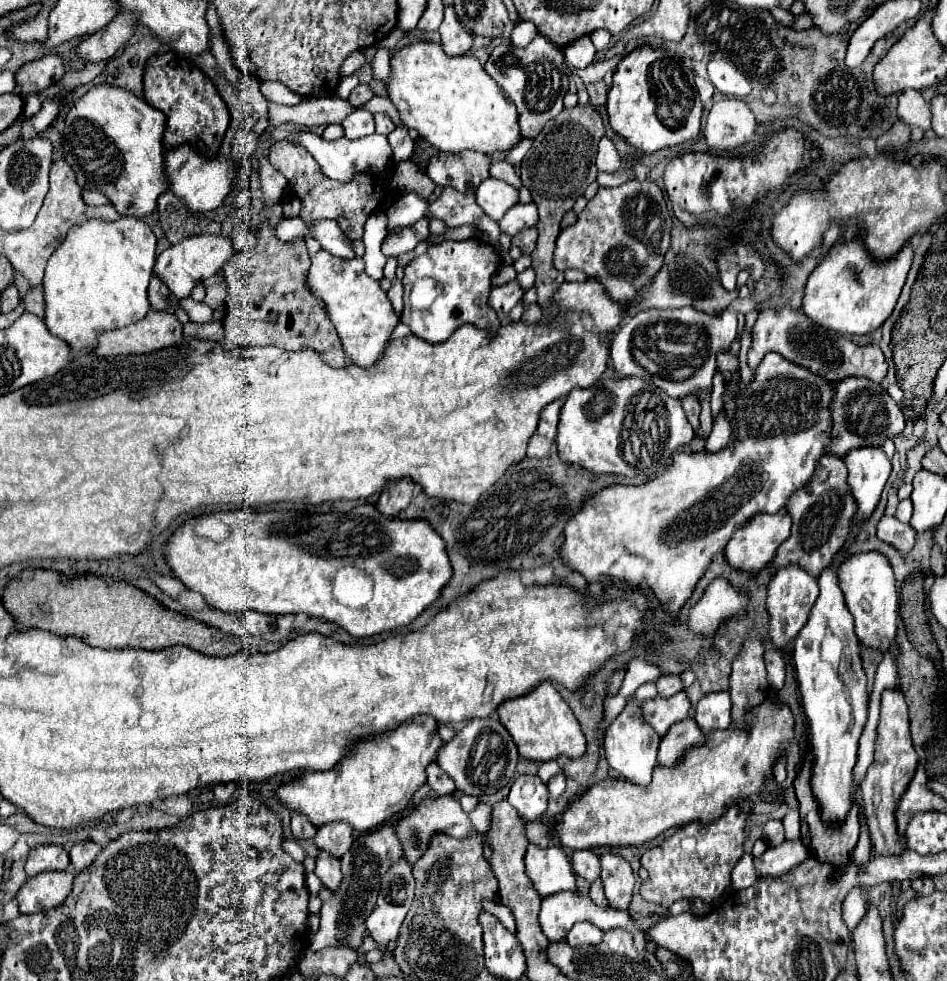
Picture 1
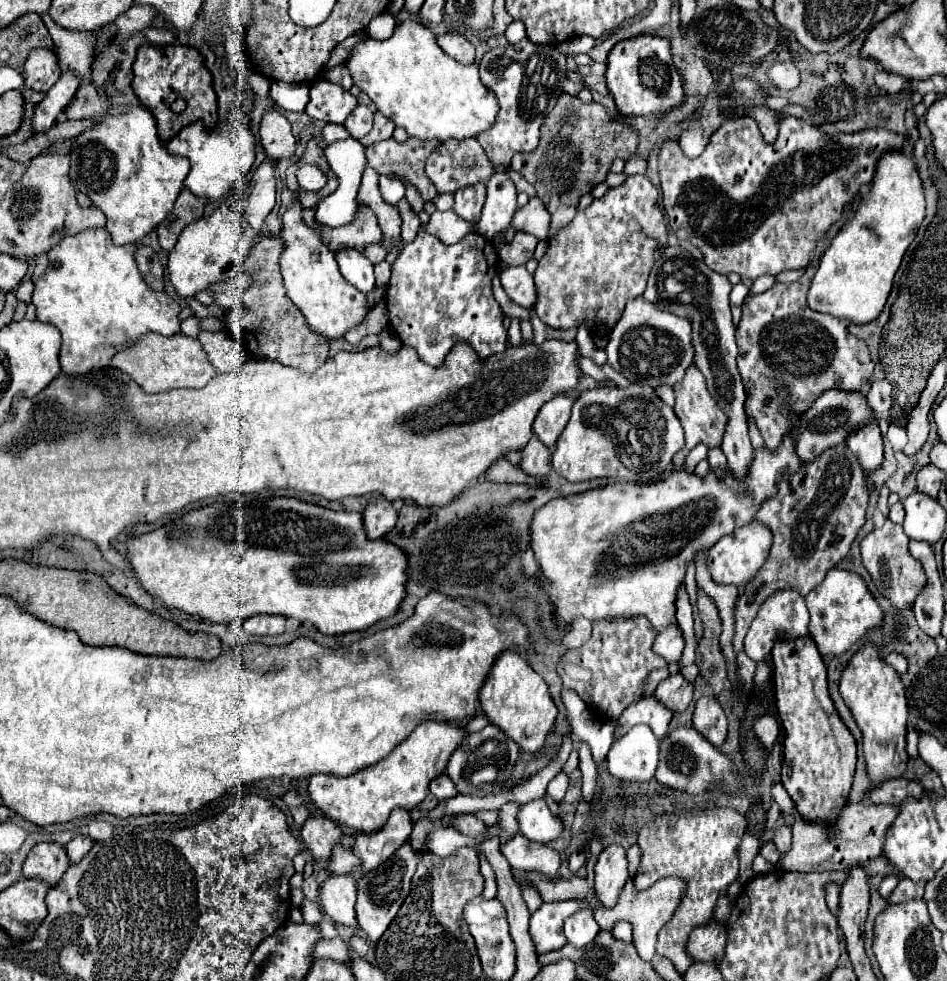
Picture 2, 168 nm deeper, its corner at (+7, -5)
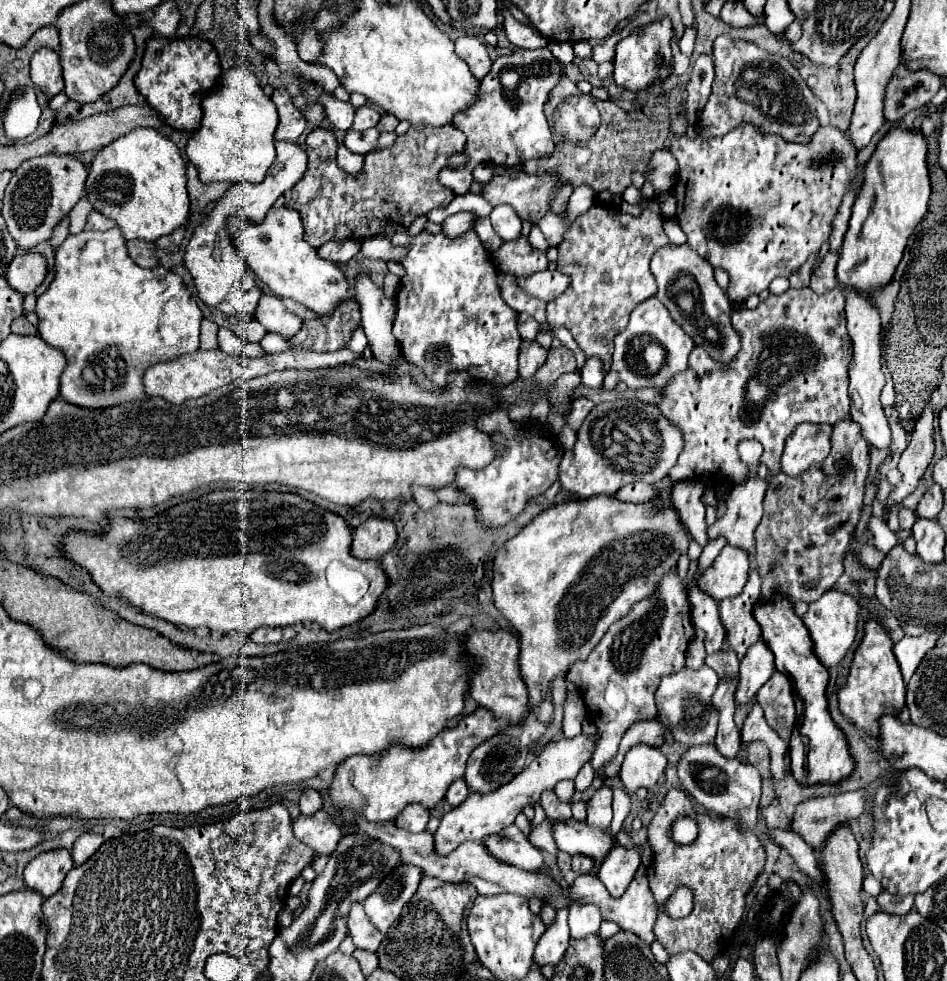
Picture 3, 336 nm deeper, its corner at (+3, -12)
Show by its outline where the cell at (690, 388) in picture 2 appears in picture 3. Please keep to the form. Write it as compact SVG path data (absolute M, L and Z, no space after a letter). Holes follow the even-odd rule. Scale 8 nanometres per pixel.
M788 288L786 292L774 296L770 294L754 310L744 306L732 312L732 326L740 334L742 348L736 358L724 368L726 372L714 372L714 360L704 352L704 348L694 346L688 368L674 376L664 388L662 398L656 402L664 418L668 418L684 436L684 448L678 456L678 462L670 468L670 478L678 480L698 480L708 476L716 484L738 484L748 476L748 468L742 464L736 450L742 440L758 440L764 446L760 464L766 464L770 472L780 470L780 456L784 450L786 438L794 432L798 424L836 424L844 420L850 410L848 398L848 364L852 358L852 342L846 332L844 316L844 290L834 288L826 294L816 294L810 288ZM750 380L758 380L766 394L764 398L746 398L746 386Z

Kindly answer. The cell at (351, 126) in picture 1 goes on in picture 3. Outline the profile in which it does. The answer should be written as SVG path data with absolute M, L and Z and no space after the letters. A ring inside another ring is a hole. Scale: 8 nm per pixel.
M364 104L360 108L356 108L356 118L354 118L354 124L352 124L352 130L366 130L366 128L372 128L376 126L380 120L380 112L374 110L374 106L370 104Z

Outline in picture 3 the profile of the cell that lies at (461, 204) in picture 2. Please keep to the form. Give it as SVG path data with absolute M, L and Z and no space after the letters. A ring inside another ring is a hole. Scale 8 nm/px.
M520 172L516 178L494 176L482 190L490 206L510 204L522 220L540 222L550 212L550 196L564 186L556 174Z

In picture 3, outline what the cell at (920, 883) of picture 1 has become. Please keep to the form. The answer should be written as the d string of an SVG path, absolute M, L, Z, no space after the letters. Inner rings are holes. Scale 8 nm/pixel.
M882 890L876 900L880 904L880 910L888 914L908 914L914 908L914 896L892 896L890 892Z

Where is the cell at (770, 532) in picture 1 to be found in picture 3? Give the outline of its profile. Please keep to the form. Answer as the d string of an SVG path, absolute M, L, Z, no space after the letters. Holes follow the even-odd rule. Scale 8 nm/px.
M726 544L712 566L698 576L698 588L710 594L716 602L732 598L742 592L748 580L750 560L740 548Z

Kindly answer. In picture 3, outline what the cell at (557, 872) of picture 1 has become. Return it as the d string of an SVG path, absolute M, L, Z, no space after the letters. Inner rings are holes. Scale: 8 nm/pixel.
M514 824L504 828L504 832L496 832L496 836L486 836L482 844L492 852L492 856L504 860L504 864L524 870L538 870L542 866L540 850L534 848Z

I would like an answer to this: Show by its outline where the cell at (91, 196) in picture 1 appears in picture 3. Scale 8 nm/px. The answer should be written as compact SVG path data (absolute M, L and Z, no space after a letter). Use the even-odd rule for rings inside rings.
M80 198L80 202L70 212L70 232L82 232L84 230L90 210L92 210L92 204L88 204L86 198Z

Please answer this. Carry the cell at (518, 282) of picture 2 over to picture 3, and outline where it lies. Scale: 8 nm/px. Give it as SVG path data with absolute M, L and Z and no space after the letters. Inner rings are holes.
M560 270L536 272L530 278L520 278L520 288L524 288L526 292L540 300L550 302L568 288L568 276L564 276Z

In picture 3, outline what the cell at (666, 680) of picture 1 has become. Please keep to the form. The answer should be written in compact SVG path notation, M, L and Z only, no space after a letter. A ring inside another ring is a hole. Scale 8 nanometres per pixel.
M702 666L700 670L680 670L672 676L662 676L660 686L656 690L656 706L658 706L658 720L668 726L666 730L674 736L676 742L680 742L686 748L692 748L696 744L708 744L714 742L716 738L716 728L718 728L718 716L716 710L712 708L712 694L718 686L718 674L710 666ZM700 704L700 714L690 718L688 716L688 706ZM712 710L712 716L710 716Z

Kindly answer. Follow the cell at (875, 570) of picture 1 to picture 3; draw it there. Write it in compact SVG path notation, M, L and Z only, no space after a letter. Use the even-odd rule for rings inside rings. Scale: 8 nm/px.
M828 590L824 596L820 596L820 600L812 602L808 612L802 616L802 622L808 628L812 638L812 652L826 668L834 668L852 646L856 636L858 612L860 612L860 606L852 596L842 594L838 590Z

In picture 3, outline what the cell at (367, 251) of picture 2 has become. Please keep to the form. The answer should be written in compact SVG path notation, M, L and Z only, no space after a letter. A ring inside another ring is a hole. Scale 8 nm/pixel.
M382 236L368 238L362 242L362 254L372 260L400 260L400 256L404 256L404 252L406 252L404 248L394 248Z

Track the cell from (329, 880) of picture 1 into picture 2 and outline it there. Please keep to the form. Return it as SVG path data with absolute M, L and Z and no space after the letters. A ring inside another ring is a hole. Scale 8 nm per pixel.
M334 873L326 881L320 883L318 889L320 905L324 913L328 913L336 923L356 927L356 881L354 875Z

